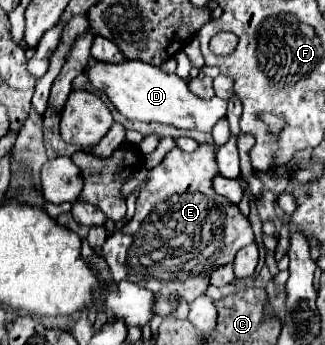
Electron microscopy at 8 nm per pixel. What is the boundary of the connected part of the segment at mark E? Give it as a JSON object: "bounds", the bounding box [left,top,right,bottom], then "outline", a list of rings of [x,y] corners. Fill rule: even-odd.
{"bounds":[101,143,253,317],"outline":[[[201,143],[197,151],[185,153],[179,147],[171,149],[165,159],[153,169],[151,179],[137,197],[137,209],[131,221],[127,221],[113,237],[109,237],[101,249],[103,259],[107,261],[113,281],[133,281],[149,291],[157,291],[157,313],[165,317],[169,313],[169,295],[177,291],[185,301],[195,301],[205,295],[211,279],[211,271],[221,265],[227,265],[235,259],[235,253],[253,243],[253,227],[249,219],[239,211],[237,205],[231,205],[227,197],[215,193],[211,179],[217,173],[213,169],[213,147]]]}

